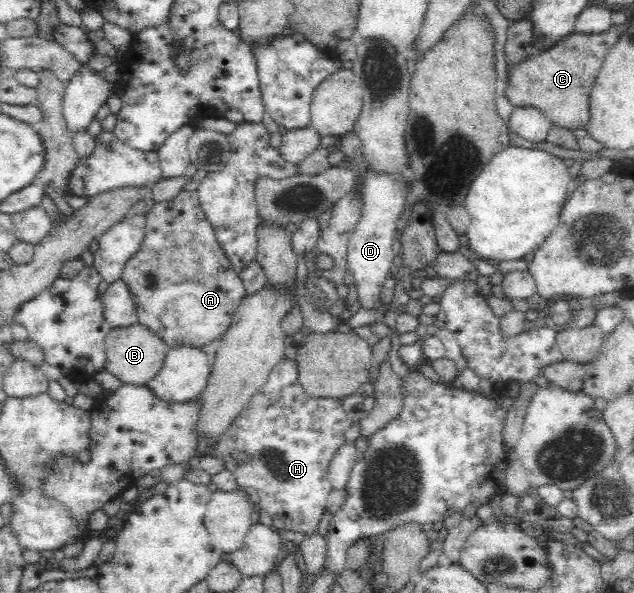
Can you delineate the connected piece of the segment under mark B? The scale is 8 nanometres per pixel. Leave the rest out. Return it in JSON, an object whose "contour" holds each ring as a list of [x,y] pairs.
{"contour":[[[141,324],[113,328],[105,338],[106,361],[104,369],[119,378],[121,383],[135,386],[146,385],[159,373],[170,349],[165,341]]]}

